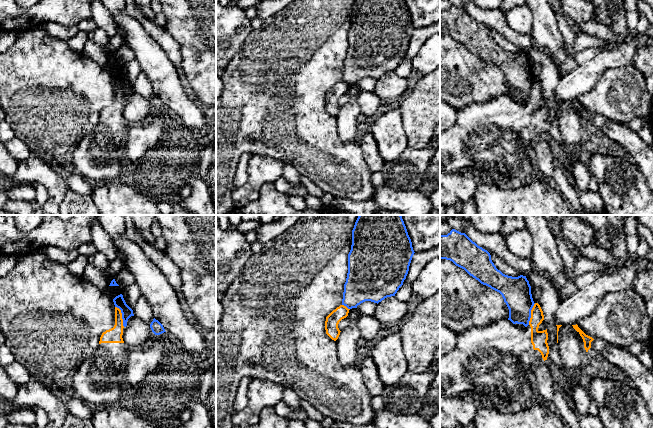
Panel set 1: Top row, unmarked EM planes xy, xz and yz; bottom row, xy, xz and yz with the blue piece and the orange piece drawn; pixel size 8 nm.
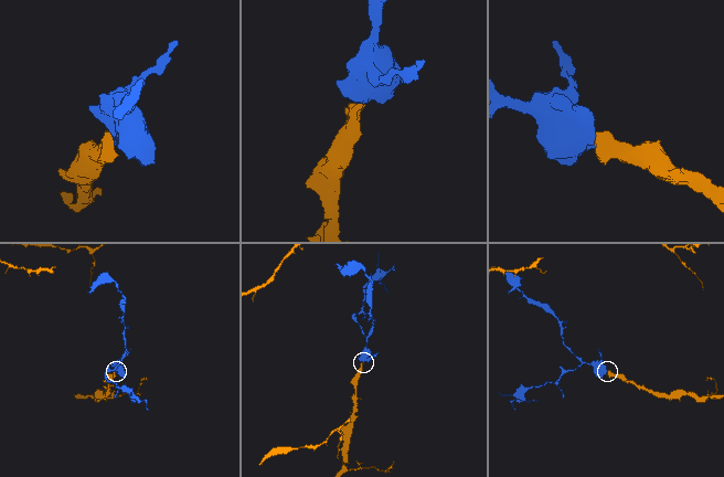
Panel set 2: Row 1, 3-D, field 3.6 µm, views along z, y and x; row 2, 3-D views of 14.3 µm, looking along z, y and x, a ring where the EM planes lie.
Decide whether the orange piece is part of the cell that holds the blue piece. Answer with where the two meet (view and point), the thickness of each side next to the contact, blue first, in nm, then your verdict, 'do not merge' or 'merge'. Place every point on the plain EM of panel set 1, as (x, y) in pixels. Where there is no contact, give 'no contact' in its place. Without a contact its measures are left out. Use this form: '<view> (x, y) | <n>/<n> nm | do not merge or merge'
xy (122, 92) | 90/130 nm | do not merge

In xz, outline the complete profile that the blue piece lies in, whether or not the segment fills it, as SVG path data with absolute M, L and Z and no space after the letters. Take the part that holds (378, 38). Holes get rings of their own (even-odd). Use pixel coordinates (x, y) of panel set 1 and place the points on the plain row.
M355 0L352 6L351 26L348 30L348 49L342 81L352 85L365 77L378 80L387 73L395 72L406 55L414 29L405 0Z

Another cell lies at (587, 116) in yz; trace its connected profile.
M572 101L573 104L580 110L580 112L583 115L584 118L584 124L586 126L586 128L588 128L588 126L591 124L591 118L594 116L592 113L586 111L579 103L578 101Z

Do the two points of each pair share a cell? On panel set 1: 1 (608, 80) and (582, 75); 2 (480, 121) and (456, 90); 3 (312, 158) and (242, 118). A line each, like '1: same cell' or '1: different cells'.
1: different cells
2: different cells
3: same cell

